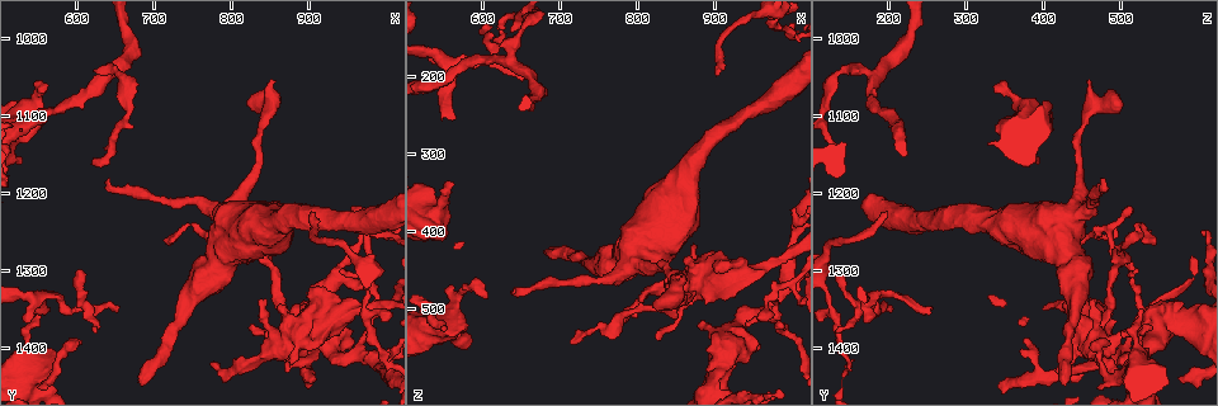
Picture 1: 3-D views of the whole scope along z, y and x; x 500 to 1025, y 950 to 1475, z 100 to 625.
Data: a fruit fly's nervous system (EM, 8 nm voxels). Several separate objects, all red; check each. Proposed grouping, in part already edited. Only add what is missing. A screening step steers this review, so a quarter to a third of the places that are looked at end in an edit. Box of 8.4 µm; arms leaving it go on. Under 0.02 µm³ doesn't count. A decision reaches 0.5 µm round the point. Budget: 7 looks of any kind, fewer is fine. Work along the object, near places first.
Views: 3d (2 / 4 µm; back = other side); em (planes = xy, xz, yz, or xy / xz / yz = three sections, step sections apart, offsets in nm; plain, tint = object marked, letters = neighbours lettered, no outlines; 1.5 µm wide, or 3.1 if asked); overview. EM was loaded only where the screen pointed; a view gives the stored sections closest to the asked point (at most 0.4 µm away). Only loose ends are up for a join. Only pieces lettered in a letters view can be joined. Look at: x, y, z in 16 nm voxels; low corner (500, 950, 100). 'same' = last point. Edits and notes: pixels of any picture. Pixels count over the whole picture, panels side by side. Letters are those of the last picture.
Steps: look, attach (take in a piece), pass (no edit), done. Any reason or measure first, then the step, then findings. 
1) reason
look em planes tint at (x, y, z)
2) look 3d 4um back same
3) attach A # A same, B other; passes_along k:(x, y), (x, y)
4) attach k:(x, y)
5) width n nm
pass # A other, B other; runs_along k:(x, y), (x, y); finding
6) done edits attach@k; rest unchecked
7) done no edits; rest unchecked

tapers out
look em planes letters at (945, 1300, 525)

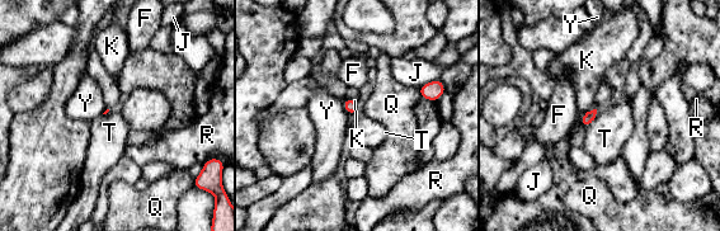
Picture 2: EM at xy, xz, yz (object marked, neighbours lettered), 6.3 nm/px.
longest_contact T 150 nm
pass # F other, J other, K other, Q other, R other, T other, Y other; none of them fits

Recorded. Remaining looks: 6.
end of a long branch
look em planes plain at (715, 1260, 540)

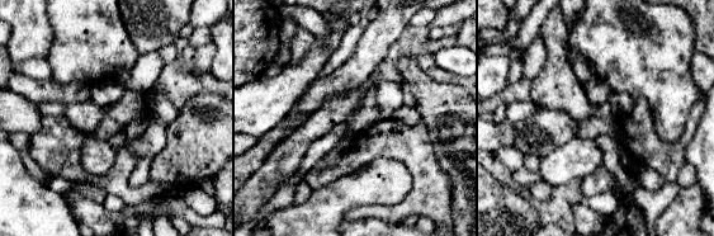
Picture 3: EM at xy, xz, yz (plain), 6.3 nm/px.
look em planes tint same

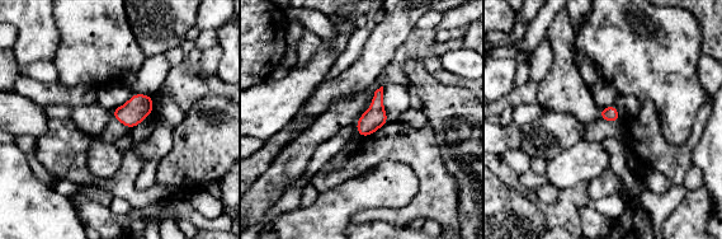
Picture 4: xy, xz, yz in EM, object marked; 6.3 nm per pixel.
look em planes letters same

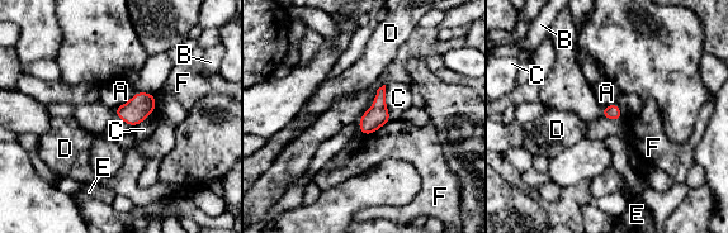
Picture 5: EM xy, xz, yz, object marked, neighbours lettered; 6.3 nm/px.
pass # A other, B other, C other, D other, E other, F other; border 5:(137, 91), (114, 109); none of them fits

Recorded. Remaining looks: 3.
thin end
look em planes letters at (655, 1350, 205)

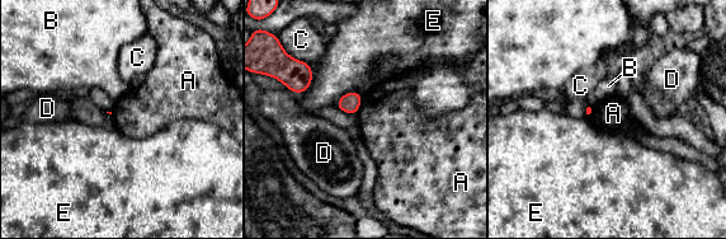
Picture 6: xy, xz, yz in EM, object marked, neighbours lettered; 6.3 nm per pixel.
longest_contact E 200 nm
pass # A other, B other, C other, D other, E other; border 6:(362, 94), (362, 102), (356, 113); no lettered piece goes on from it

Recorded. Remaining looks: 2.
done no edits; rest unchecked

